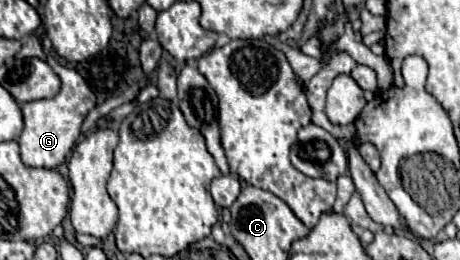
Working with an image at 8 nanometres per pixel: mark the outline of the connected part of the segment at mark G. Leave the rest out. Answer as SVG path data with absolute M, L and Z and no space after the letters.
M53 64L53 70L61 76L61 92L49 100L35 100L35 102L25 102L21 106L23 110L23 120L25 128L19 136L19 146L21 146L21 160L27 166L33 168L57 168L63 164L73 150L77 138L79 138L79 128L83 118L91 108L95 108L95 92L89 88L89 84L81 78L81 74L73 68L65 68L61 64Z

